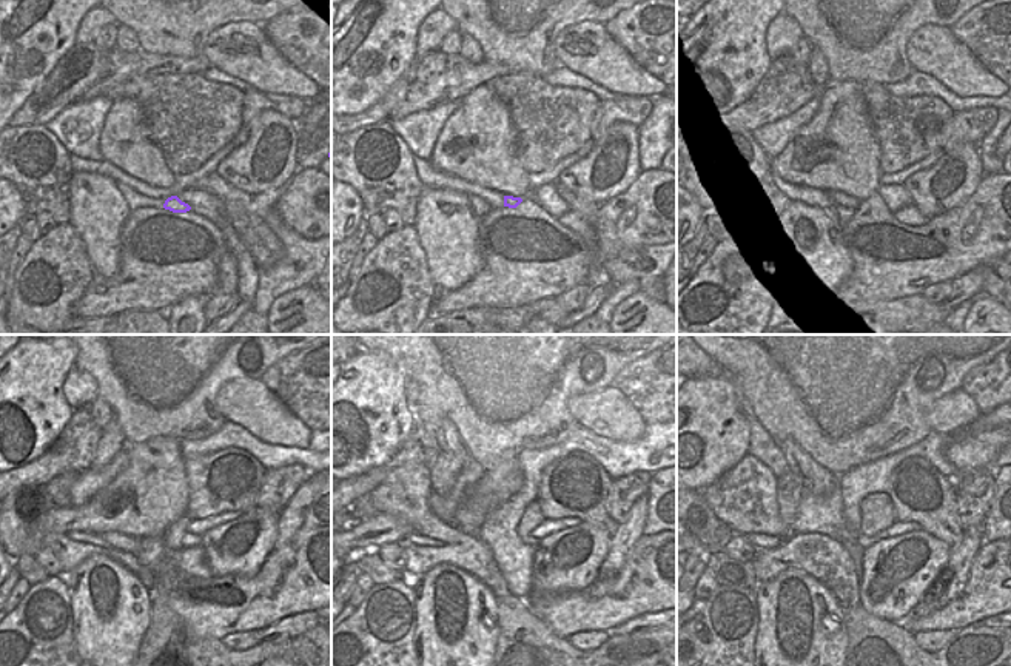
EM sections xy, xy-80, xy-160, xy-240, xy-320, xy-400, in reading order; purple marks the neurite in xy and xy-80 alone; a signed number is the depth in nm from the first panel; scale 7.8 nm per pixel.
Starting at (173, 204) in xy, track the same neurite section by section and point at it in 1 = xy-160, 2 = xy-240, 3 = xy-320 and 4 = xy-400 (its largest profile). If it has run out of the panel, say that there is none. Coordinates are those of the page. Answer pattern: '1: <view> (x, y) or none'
1: xy-160 (839, 198)
2: xy-240 (125, 543)
3: xy-320 (406, 491)
4: xy-400 (745, 498)

